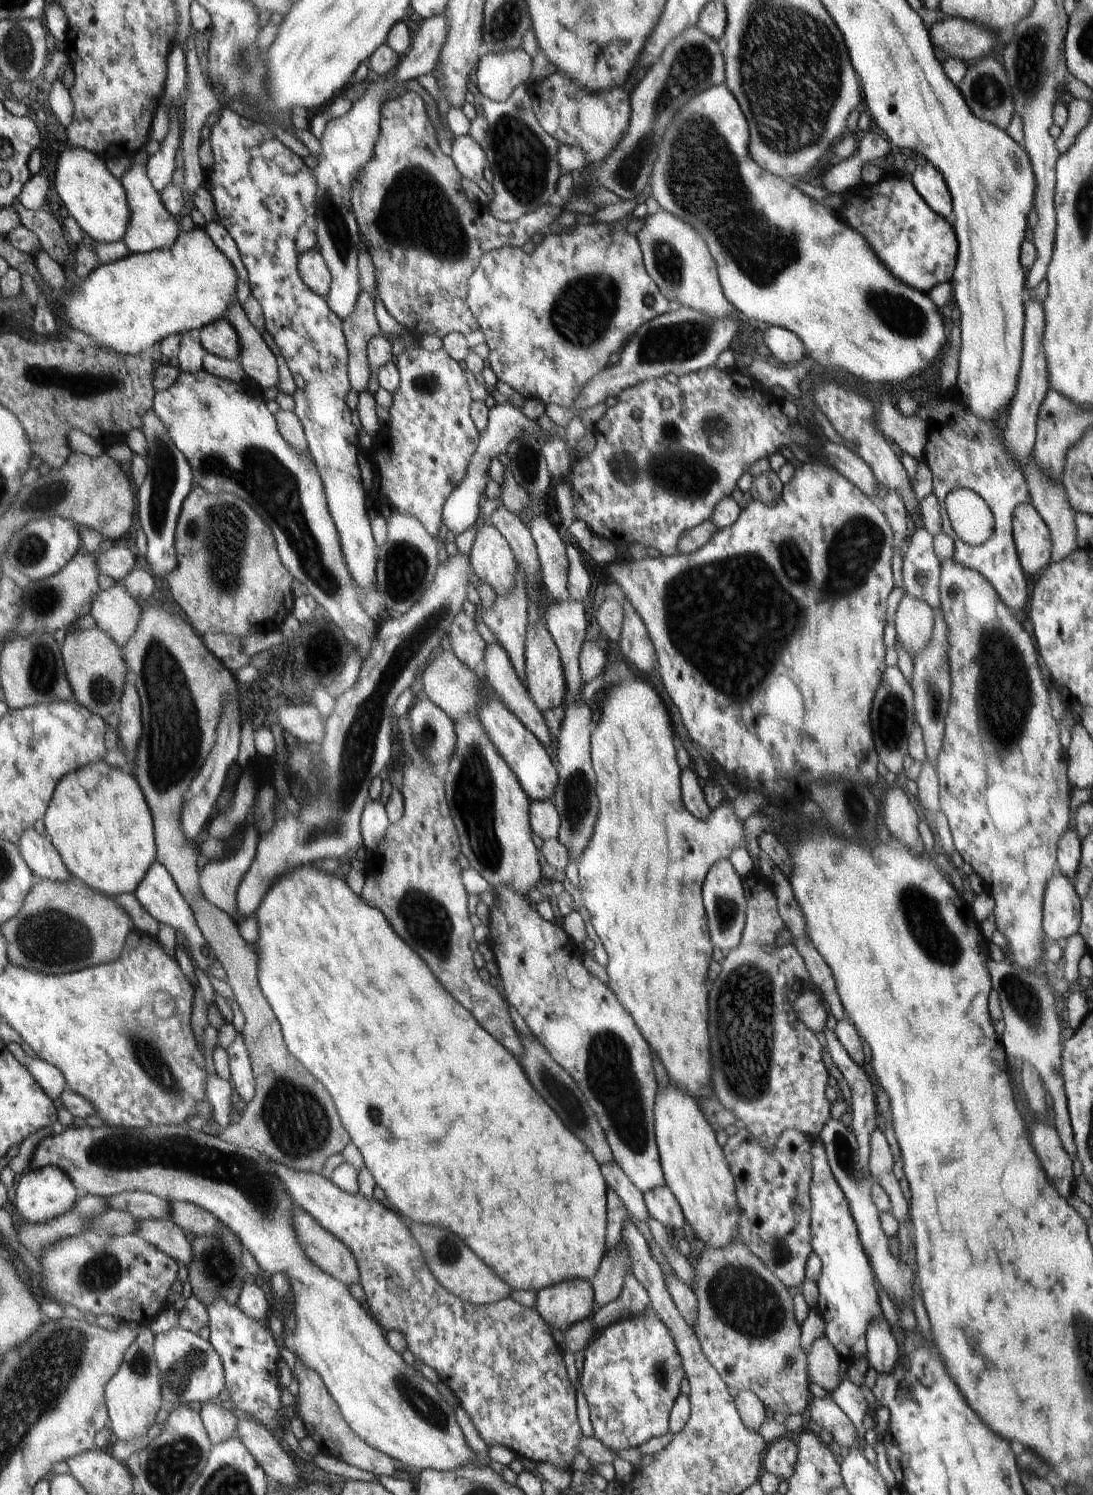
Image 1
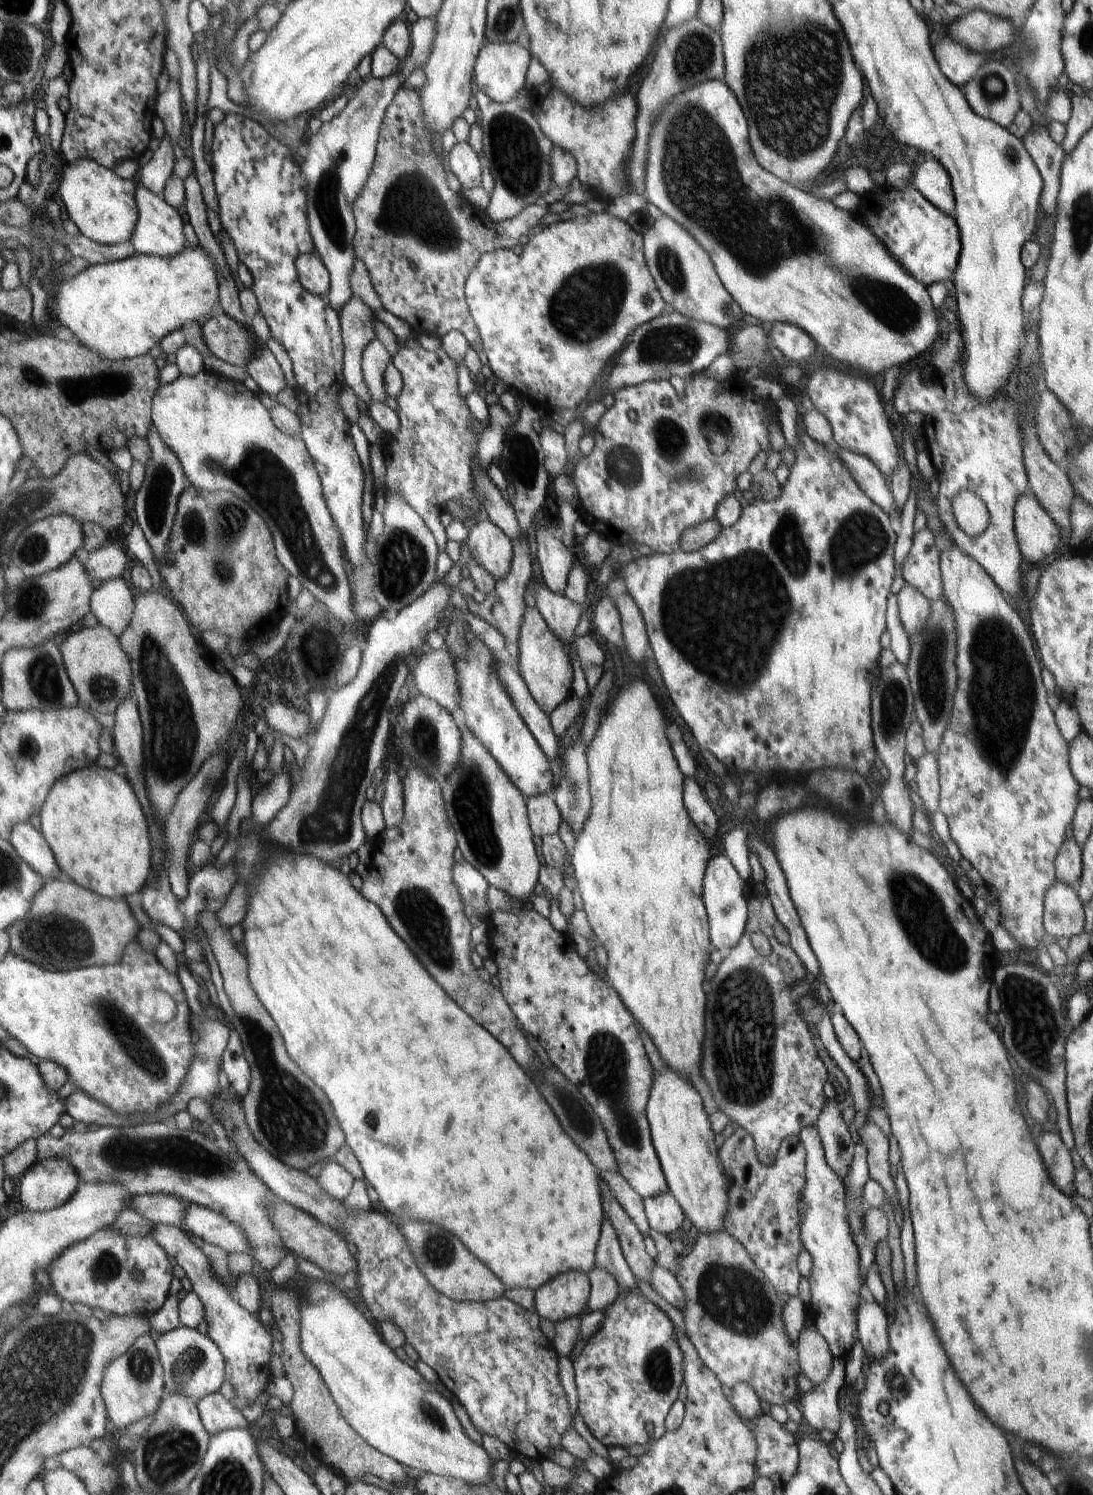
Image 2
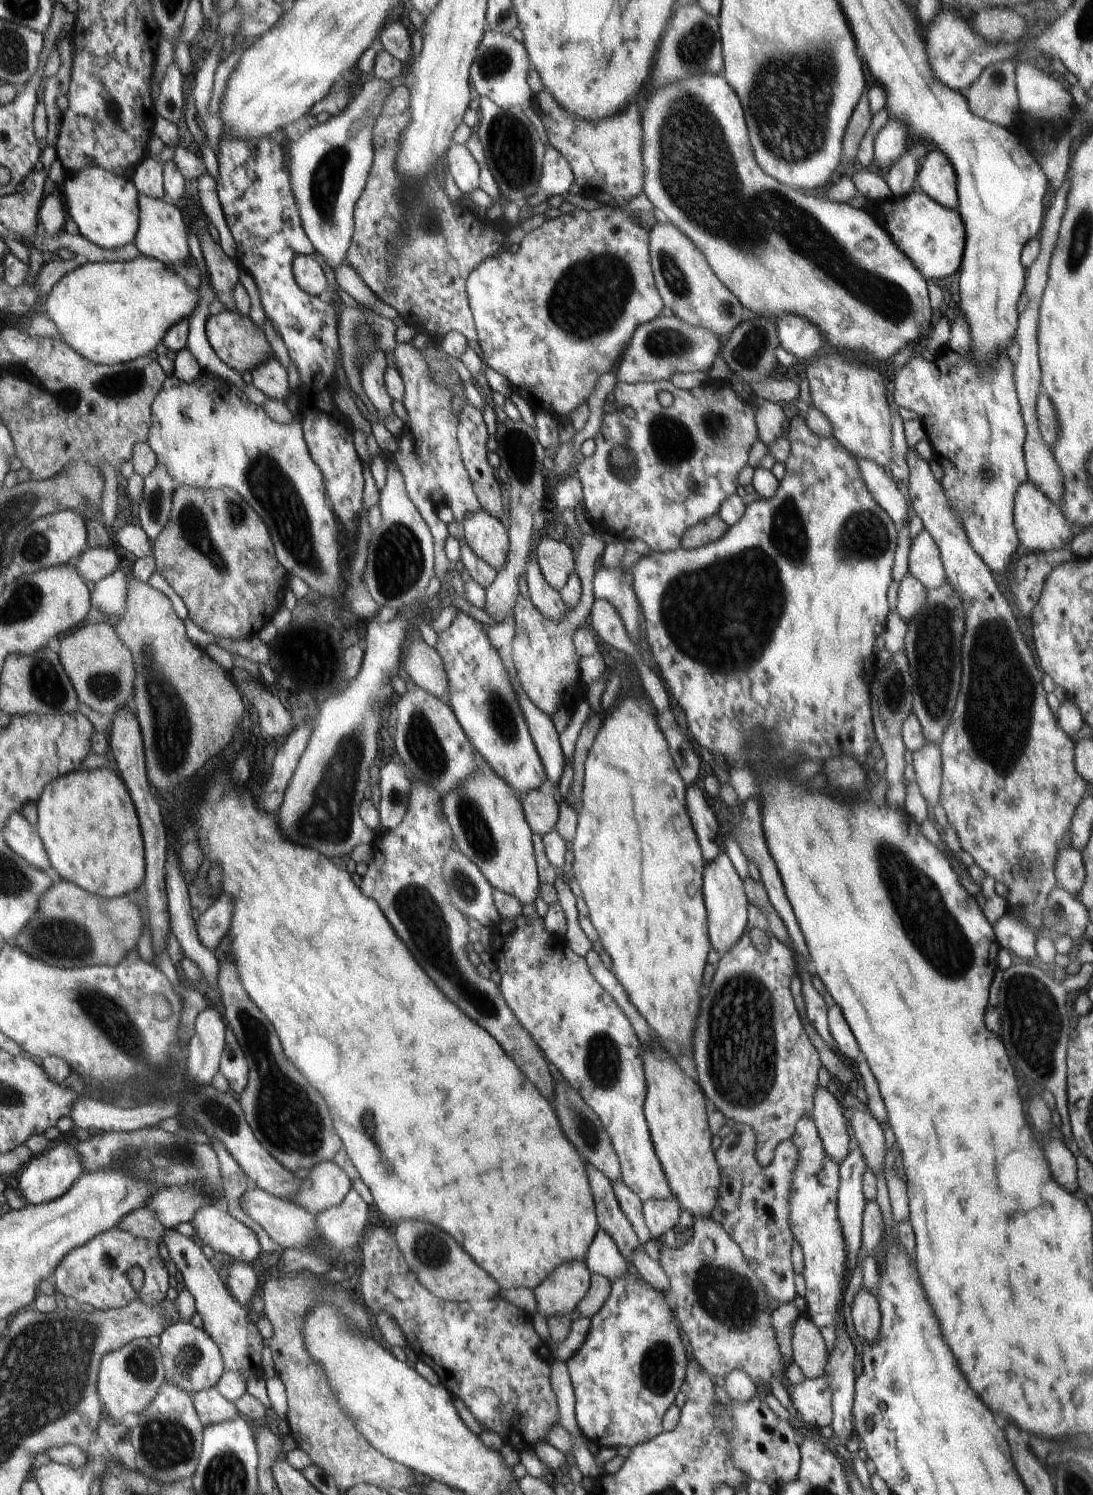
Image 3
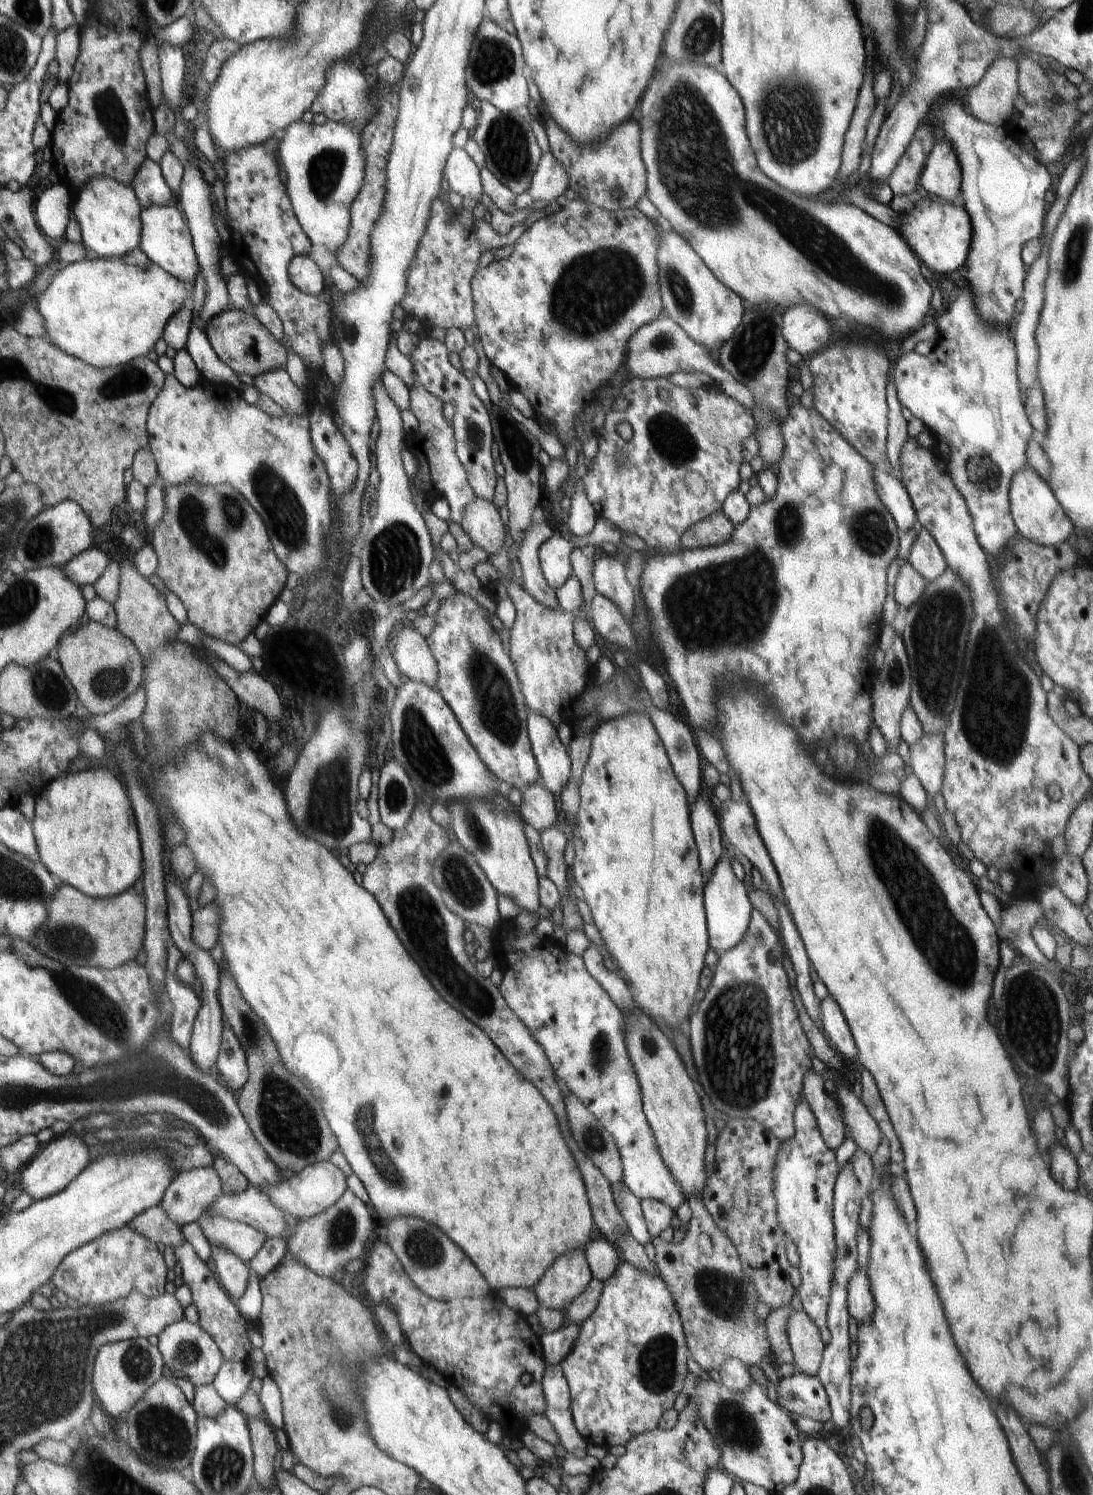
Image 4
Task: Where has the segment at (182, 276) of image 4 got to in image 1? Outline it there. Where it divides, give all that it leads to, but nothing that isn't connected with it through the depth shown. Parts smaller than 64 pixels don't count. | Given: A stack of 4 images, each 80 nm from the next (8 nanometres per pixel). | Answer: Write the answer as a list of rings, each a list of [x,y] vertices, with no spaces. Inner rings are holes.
[[[146,146],[134,154],[132,159],[132,167],[121,178],[130,209],[130,220],[122,241],[124,241],[128,250],[134,254],[170,248],[180,234],[179,221],[165,209],[165,206],[161,203],[159,192],[156,192],[150,182],[146,170],[146,163],[149,159]]]

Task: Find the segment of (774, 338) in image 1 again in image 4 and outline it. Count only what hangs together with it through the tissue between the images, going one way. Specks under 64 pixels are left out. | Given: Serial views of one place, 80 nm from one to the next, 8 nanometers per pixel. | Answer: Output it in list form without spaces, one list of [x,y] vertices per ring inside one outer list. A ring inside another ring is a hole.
[[[810,305],[790,307],[783,312],[781,333],[790,348],[807,359],[823,350],[830,340],[829,320]]]

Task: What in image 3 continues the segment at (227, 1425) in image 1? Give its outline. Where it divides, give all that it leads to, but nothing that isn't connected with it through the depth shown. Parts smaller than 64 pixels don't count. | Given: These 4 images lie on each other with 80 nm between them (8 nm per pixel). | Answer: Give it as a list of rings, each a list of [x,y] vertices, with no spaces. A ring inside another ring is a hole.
[[[216,1387],[196,1393],[192,1398],[192,1404],[203,1426],[228,1422],[241,1416],[233,1404],[226,1401],[224,1396],[217,1391]]]

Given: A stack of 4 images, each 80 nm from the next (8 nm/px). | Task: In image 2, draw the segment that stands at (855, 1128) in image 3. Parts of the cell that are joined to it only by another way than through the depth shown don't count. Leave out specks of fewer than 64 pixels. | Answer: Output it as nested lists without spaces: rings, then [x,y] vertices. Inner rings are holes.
[[[868,1121],[855,1135],[860,1136],[860,1141],[867,1148],[867,1163],[870,1179],[875,1180],[887,1194],[893,1210],[899,1204],[898,1191],[894,1185],[894,1179],[890,1175],[890,1163],[888,1161],[888,1136],[875,1125]]]

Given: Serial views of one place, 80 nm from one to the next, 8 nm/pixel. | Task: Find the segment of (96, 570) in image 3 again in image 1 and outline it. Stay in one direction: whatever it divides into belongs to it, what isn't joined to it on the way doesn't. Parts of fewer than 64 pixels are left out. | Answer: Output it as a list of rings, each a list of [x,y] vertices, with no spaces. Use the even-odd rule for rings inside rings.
[[[117,543],[114,548],[95,557],[99,574],[107,574],[115,581],[121,581],[136,566],[136,554],[125,544]]]

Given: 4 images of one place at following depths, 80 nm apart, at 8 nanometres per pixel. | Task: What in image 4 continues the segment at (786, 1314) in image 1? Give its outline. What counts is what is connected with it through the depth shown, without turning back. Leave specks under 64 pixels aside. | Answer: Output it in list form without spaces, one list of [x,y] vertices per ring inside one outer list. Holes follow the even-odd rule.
[[[702,1196],[688,1197],[687,1202],[692,1216],[686,1238],[675,1244],[668,1243],[659,1236],[651,1237],[651,1243],[656,1251],[653,1261],[671,1292],[691,1356],[706,1372],[719,1372],[727,1358],[738,1359],[748,1370],[752,1366],[759,1367],[766,1356],[775,1365],[766,1325],[756,1317],[759,1294],[743,1271],[734,1243],[716,1226],[704,1206]],[[702,1234],[710,1237],[712,1254],[706,1254],[700,1249],[698,1238]]]

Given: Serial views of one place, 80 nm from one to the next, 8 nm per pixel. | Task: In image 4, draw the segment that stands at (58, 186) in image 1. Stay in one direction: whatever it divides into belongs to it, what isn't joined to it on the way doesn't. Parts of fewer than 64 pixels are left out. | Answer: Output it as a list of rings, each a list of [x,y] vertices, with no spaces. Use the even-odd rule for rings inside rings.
[[[96,175],[77,192],[72,194],[71,212],[81,230],[82,243],[96,254],[98,258],[121,258],[128,251],[139,248],[141,239],[141,212],[142,206],[131,186],[126,186],[113,178]]]

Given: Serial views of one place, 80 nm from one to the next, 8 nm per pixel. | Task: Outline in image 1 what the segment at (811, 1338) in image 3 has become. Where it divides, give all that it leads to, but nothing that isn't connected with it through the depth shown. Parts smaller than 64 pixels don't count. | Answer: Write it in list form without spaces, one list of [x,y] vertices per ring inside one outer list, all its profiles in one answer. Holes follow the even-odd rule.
[[[826,1338],[816,1339],[807,1354],[807,1371],[811,1382],[832,1392],[841,1383],[839,1366],[842,1362],[834,1345]]]

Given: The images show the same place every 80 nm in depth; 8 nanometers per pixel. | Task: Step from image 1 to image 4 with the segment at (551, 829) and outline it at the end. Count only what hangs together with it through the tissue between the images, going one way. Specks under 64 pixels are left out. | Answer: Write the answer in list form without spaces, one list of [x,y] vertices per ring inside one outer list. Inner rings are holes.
[[[538,783],[519,789],[522,796],[519,814],[530,826],[540,832],[558,825],[559,812],[554,795]]]

